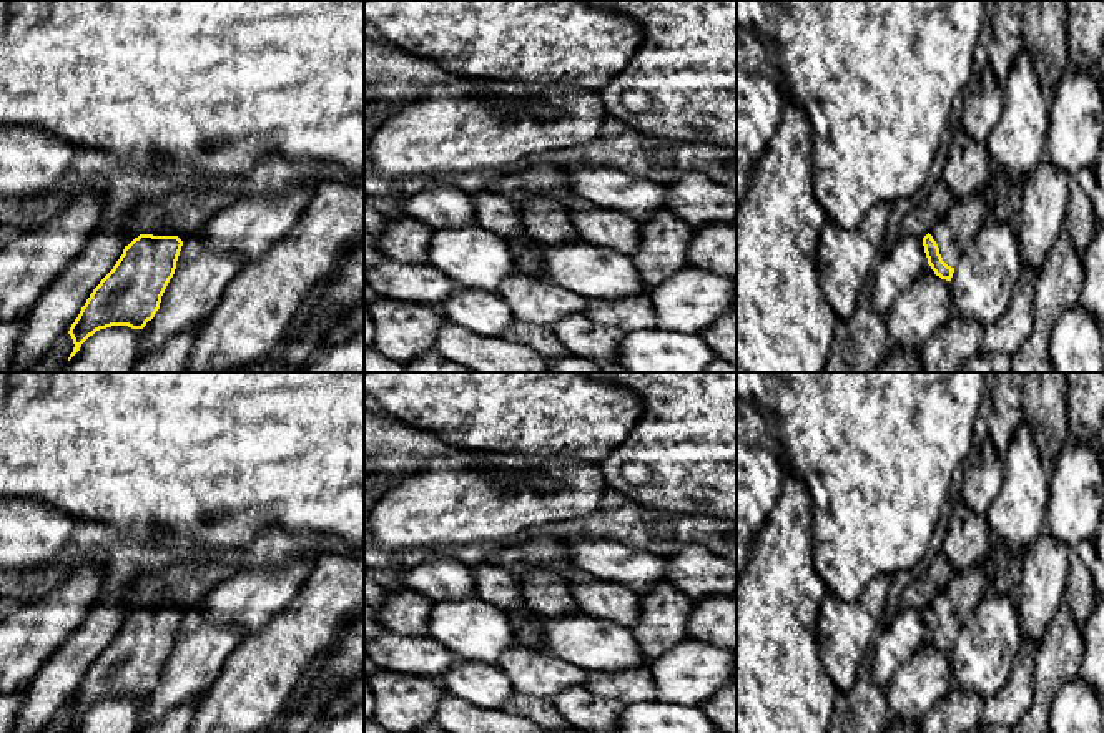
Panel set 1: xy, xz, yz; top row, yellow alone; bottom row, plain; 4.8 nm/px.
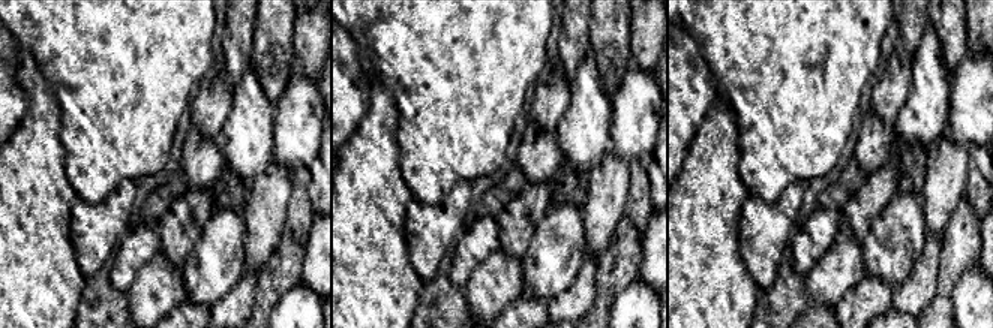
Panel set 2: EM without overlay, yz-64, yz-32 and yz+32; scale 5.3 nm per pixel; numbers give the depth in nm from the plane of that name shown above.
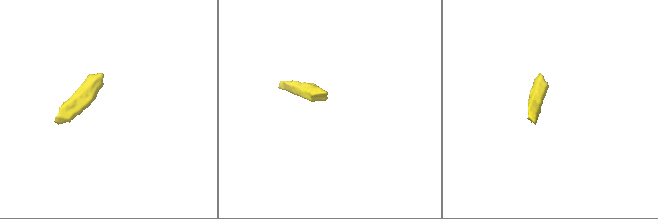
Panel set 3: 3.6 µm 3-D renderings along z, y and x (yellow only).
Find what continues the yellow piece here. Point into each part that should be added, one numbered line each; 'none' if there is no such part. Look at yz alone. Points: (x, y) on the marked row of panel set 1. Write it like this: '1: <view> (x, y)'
1: yz (958, 228)

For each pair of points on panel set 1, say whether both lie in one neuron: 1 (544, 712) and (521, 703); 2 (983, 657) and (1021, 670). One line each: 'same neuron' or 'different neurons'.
1: same neuron
2: different neurons

